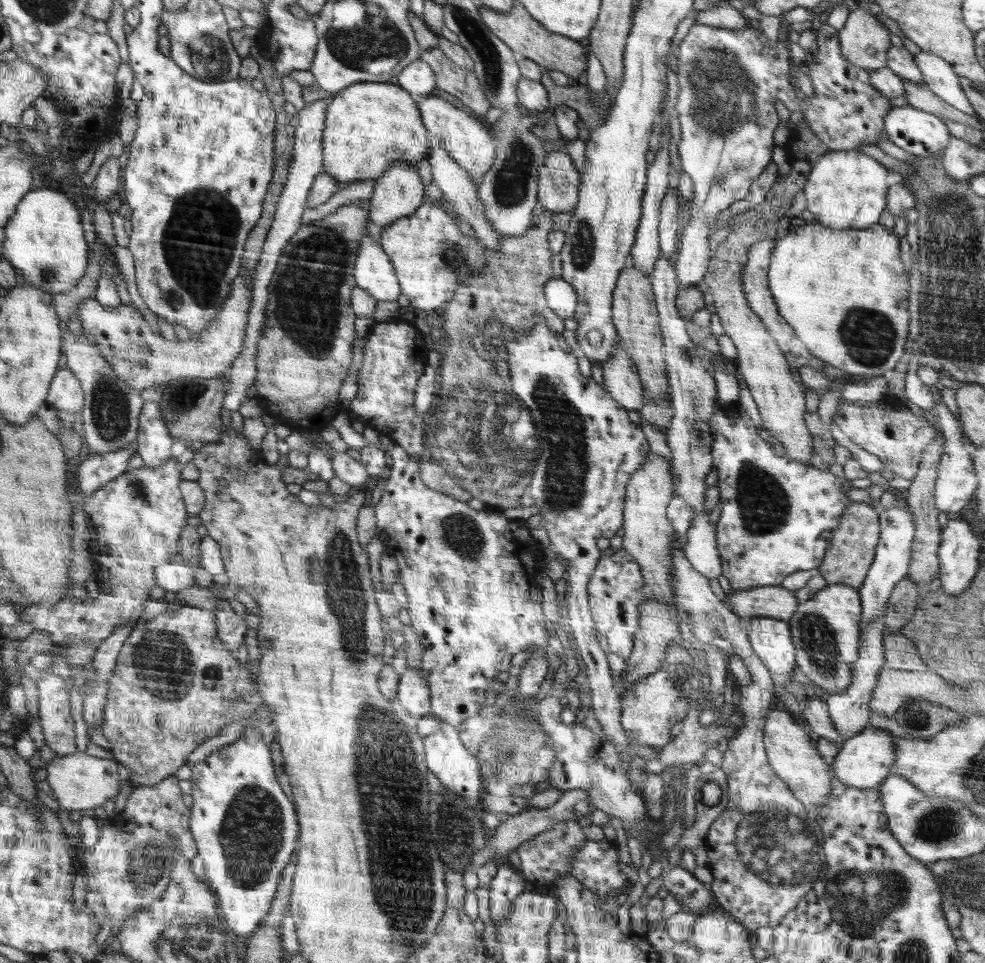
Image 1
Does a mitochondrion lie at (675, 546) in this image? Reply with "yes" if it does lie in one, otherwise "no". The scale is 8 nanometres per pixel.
no

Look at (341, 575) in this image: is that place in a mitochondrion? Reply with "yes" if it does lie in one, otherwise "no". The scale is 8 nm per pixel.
yes

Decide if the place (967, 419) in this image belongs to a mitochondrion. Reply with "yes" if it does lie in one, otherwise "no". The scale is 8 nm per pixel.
no

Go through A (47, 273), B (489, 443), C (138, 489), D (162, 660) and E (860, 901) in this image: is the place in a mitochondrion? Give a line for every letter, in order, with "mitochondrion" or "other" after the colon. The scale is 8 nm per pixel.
A: mitochondrion
B: mitochondrion
C: mitochondrion
D: mitochondrion
E: mitochondrion

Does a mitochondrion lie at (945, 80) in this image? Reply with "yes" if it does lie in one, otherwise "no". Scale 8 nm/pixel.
no

